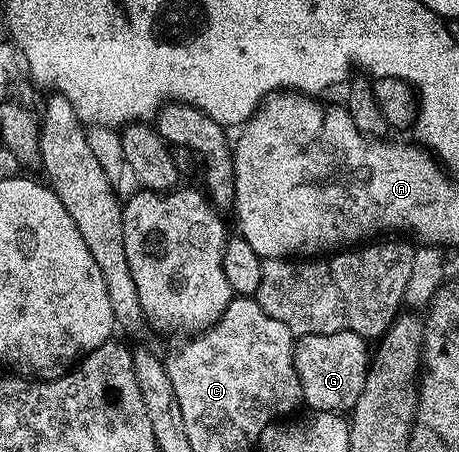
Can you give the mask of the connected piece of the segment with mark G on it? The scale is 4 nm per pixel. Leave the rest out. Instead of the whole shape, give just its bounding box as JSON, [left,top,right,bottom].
[294,331,368,413]

